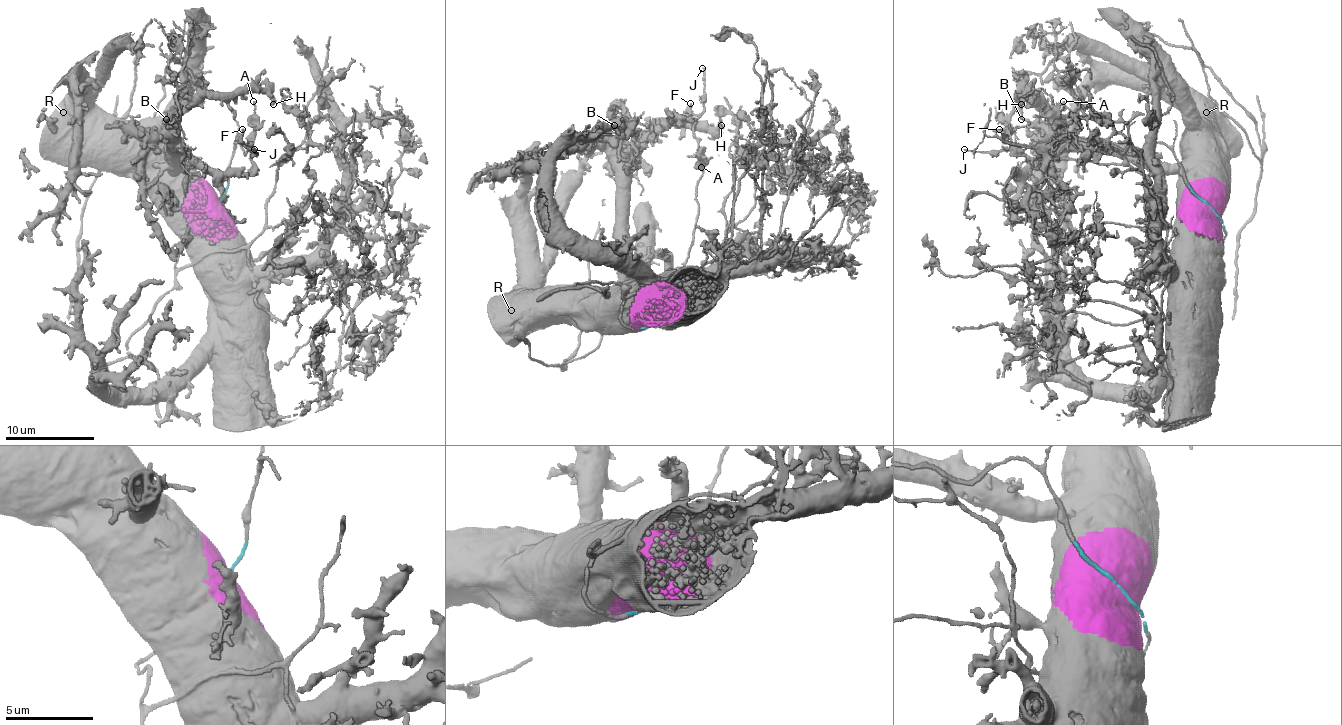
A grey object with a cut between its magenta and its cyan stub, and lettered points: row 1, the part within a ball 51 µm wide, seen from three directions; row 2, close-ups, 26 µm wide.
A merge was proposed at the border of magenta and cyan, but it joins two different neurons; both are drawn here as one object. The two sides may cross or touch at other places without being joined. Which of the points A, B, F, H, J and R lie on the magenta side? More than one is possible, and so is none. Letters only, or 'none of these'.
B, H, R

